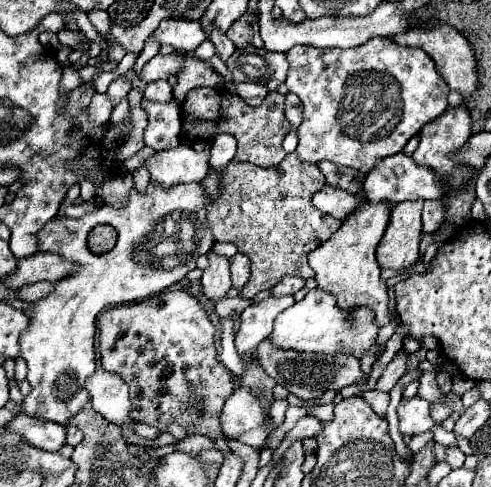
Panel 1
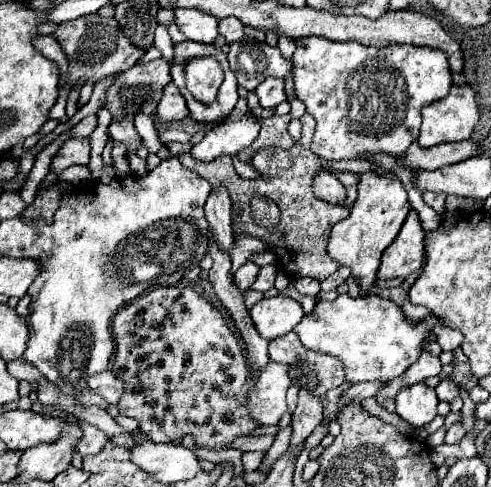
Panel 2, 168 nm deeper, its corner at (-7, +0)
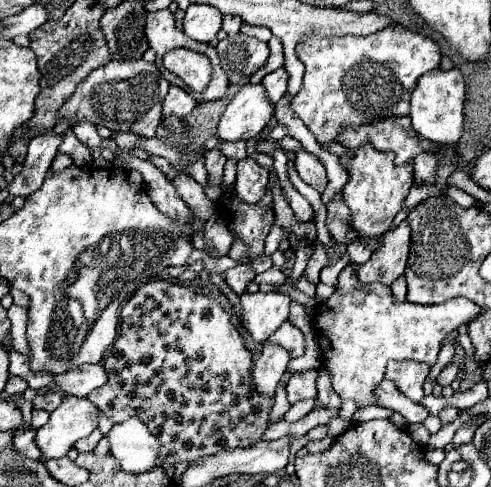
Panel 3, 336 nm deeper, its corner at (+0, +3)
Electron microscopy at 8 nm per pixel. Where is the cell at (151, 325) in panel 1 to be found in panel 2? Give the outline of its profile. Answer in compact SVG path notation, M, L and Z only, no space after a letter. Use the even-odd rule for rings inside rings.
M155 287L151 291L147 291L147 295L141 295L137 297L135 301L131 301L127 307L123 307L115 317L113 317L113 339L115 339L115 363L113 363L113 373L119 375L125 383L125 395L121 397L119 401L119 411L121 415L127 415L127 417L133 417L139 421L139 429L149 435L151 441L155 443L167 443L167 441L173 441L177 437L183 437L183 435L193 435L195 439L195 445L203 445L207 449L227 449L231 445L231 441L239 435L249 435L249 431L253 431L255 427L255 421L247 415L247 391L253 387L253 377L251 377L251 371L249 371L249 365L247 365L247 359L243 357L243 351L239 349L239 339L235 339L235 333L225 317L225 313L221 313L219 309L215 309L211 303L207 303L197 291L193 291L191 287Z

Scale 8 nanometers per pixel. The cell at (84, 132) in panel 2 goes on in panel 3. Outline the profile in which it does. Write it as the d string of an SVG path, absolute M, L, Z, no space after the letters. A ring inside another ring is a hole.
M46 132L44 136L36 136L30 142L28 156L22 164L22 172L14 176L10 184L10 194L26 198L42 186L44 176L58 152L60 142L62 142L62 136L56 136L52 132Z

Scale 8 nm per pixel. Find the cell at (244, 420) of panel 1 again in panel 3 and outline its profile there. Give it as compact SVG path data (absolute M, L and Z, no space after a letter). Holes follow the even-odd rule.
M264 342L264 350L252 370L256 390L262 396L274 396L274 390L282 380L282 374L286 372L288 360L290 360L290 354L284 348L280 348L278 344Z

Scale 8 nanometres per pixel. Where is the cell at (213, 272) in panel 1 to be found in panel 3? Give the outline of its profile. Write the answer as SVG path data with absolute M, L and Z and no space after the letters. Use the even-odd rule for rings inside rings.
M216 146L216 148L204 152L204 160L206 160L206 170L208 170L208 174L210 174L208 184L220 186L220 184L222 184L222 168L224 168L226 156L224 156L222 150Z

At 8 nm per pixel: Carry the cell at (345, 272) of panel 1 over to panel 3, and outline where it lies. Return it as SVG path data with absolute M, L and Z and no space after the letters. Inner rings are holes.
M372 144L348 150L344 156L340 156L340 164L348 172L348 184L344 186L344 202L352 210L350 226L360 232L360 240L348 244L348 256L350 262L364 264L378 248L376 238L390 228L392 218L402 210L402 202L408 196L408 190L414 186L412 164L396 166L394 156L390 152L380 152L372 148Z

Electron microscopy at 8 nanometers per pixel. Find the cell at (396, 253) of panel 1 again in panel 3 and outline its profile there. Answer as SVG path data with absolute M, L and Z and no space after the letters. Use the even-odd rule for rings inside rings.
M404 220L398 228L392 228L380 236L380 248L372 252L370 260L358 268L360 282L380 282L390 286L404 274L410 248L410 226Z

